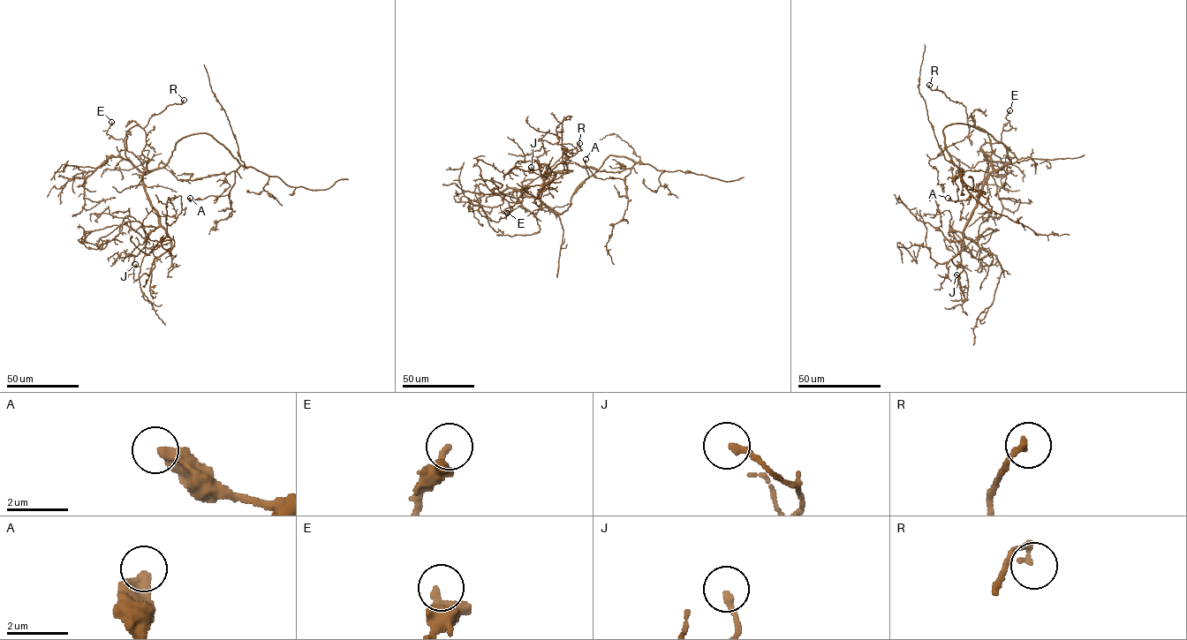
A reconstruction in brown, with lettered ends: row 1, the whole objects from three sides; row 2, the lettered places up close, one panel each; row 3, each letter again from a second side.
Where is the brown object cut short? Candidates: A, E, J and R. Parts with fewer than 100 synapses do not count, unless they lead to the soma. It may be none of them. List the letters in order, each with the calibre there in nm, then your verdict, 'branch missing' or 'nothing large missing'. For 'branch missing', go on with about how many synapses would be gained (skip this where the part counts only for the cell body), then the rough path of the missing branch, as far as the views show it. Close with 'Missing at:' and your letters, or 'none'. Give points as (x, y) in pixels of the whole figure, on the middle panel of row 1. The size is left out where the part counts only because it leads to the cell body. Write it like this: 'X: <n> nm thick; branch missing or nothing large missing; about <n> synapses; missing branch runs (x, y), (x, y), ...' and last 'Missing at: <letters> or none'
A: 480 nm thick; nothing large missing
E: 300 nm thick; nothing large missing
J: 200 nm thick; nothing large missing
R: 190 nm thick; nothing large missing
Missing at: none

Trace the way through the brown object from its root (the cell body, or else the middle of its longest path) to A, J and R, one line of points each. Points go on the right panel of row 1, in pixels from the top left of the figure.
A: (1001, 142), (967, 124), (950, 124), (943, 130), (946, 150), (971, 194), (969, 200), (953, 200), (948, 198)
J: (1001, 142), (1010, 162), (988, 176), (963, 230), (963, 248), (952, 259), (966, 274), (963, 294), (956, 274)
R: (1001, 142), (1010, 162), (994, 169), (987, 133), (975, 125), (971, 114), (967, 116), (961, 103), (929, 85)

